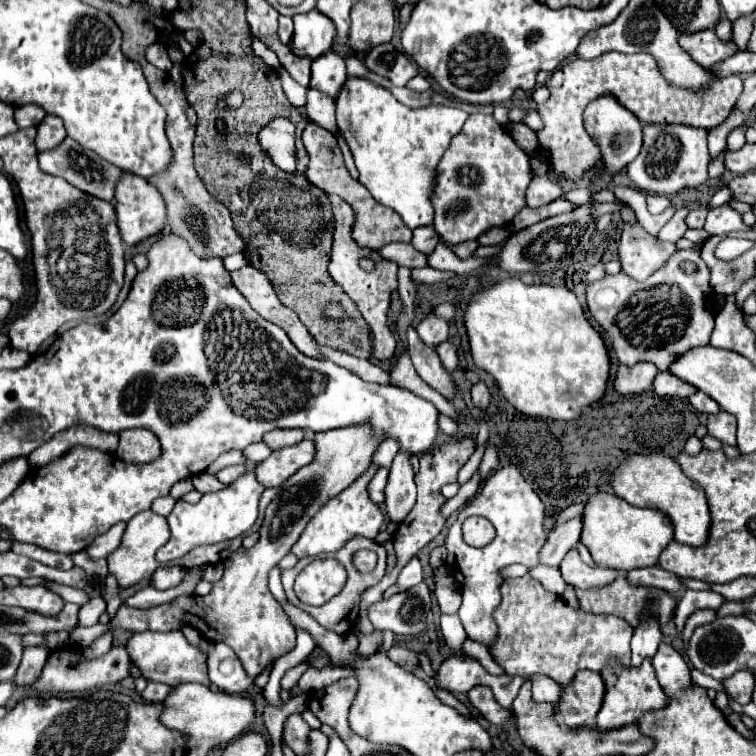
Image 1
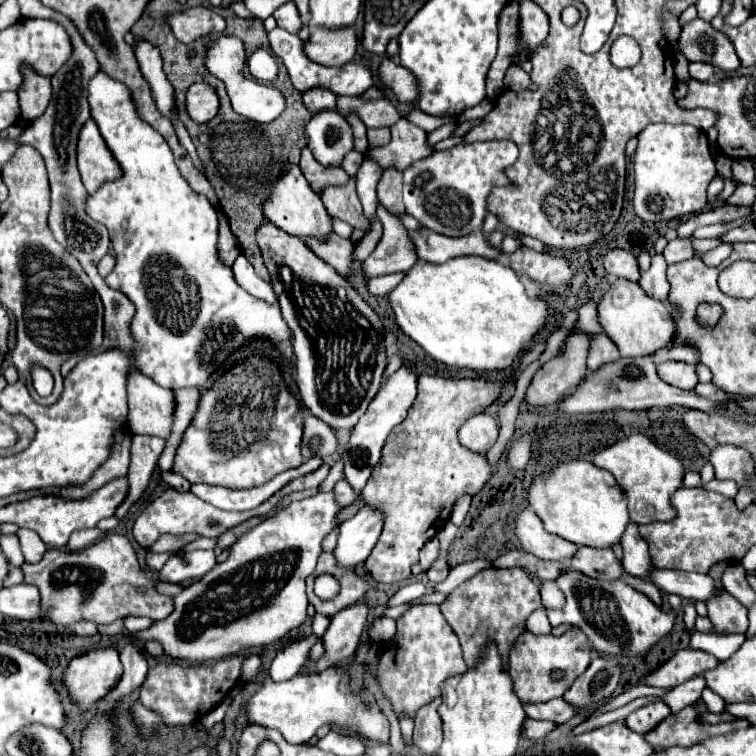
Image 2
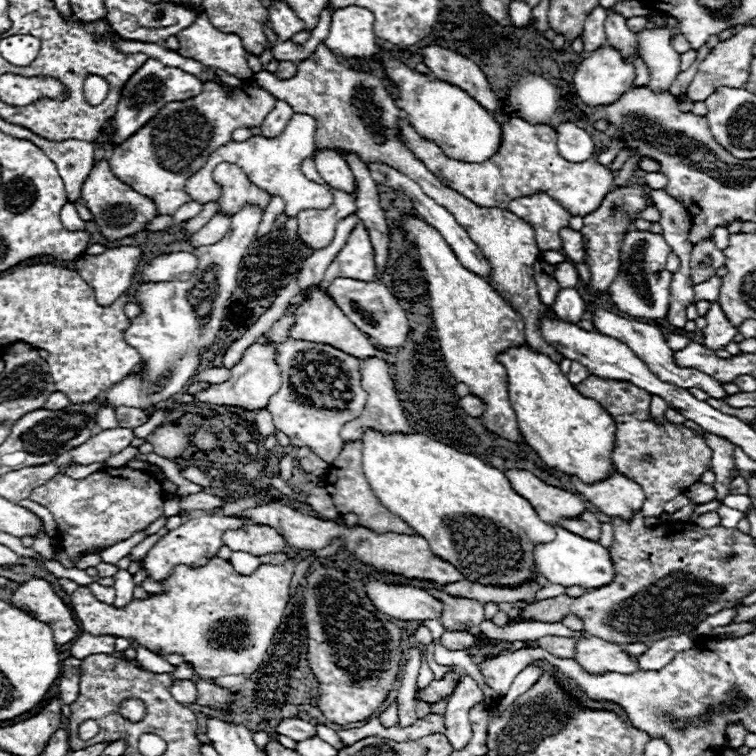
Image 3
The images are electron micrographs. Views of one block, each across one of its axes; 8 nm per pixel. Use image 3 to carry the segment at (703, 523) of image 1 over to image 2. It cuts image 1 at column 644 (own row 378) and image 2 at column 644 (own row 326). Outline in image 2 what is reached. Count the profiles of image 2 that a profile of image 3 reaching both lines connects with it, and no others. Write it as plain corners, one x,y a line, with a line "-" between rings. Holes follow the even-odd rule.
632,434
622,442
616,442
614,446
608,446
598,452
592,462
594,466
608,470
616,478
616,482
626,490
632,522
648,524
656,520
668,522
676,518
676,510
670,504
670,496
682,486
684,466
676,456
660,450
650,438
646,438
644,434

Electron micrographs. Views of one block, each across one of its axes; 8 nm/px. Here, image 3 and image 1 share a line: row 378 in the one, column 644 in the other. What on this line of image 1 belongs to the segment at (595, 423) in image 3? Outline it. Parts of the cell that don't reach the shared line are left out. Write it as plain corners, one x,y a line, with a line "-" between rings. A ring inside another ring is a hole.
598,492
586,502
584,530
580,540
588,546
592,560
598,566
628,572
636,568
656,566
662,550
674,540
674,526
670,518
666,518
666,514
658,510
636,508
614,494

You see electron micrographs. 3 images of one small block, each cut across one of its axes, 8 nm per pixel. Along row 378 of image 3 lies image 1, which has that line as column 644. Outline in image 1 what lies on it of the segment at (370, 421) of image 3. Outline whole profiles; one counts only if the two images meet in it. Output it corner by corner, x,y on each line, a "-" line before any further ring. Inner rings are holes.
638,362
636,366
620,366
614,380
614,388
624,396
642,394
650,390
656,374
658,368
650,362

